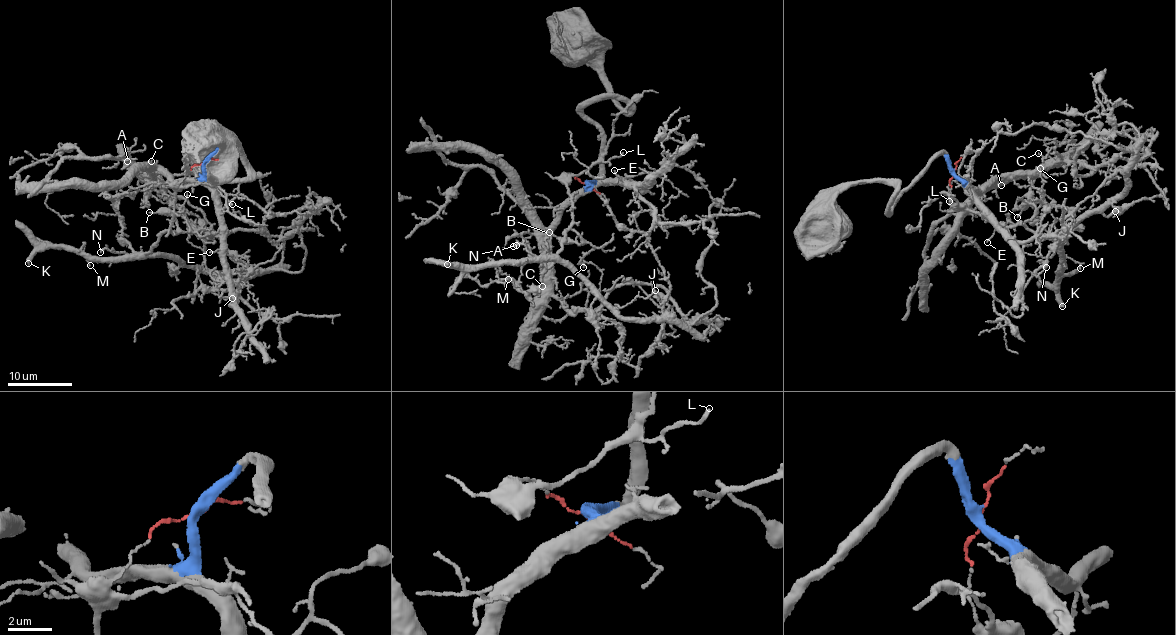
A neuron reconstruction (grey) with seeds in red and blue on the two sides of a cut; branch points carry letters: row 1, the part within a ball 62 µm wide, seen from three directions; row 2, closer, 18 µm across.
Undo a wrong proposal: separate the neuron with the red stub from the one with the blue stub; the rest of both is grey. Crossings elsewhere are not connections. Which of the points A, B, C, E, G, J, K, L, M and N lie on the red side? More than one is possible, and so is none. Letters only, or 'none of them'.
B, G, J, K, L, M, N

